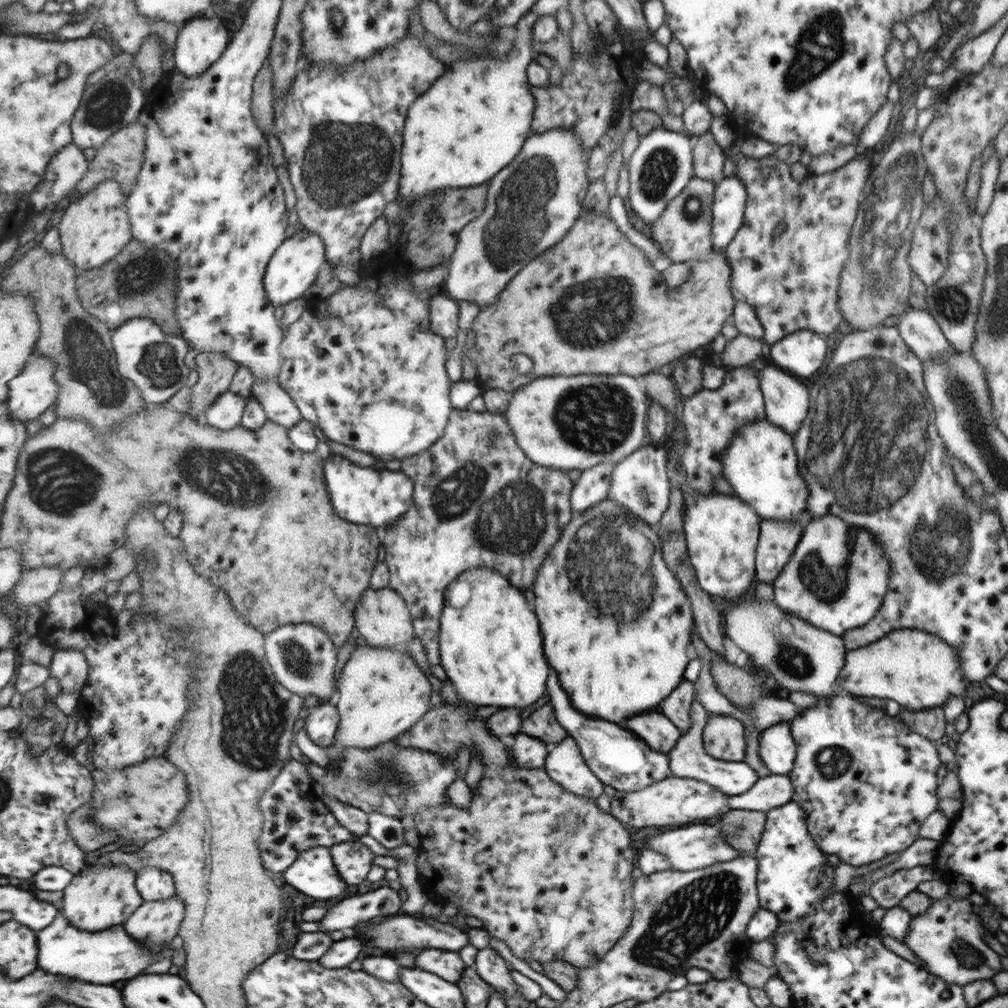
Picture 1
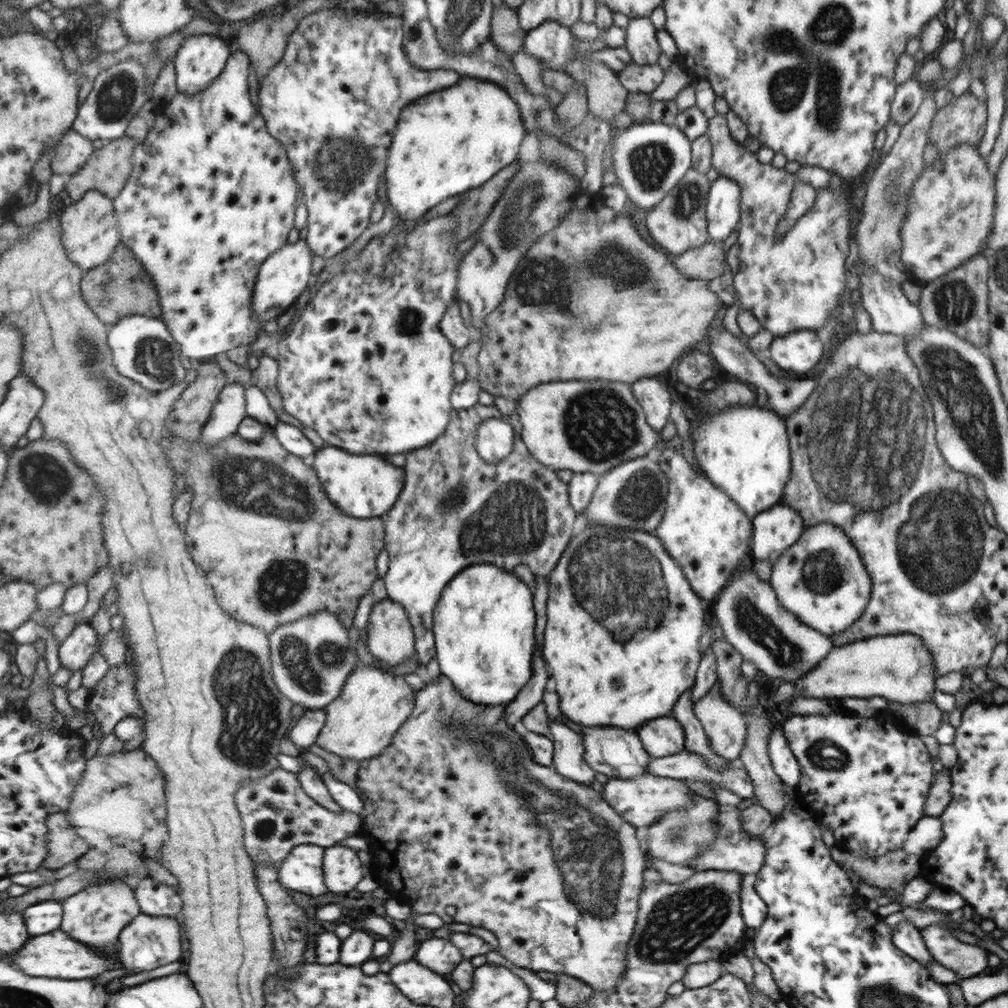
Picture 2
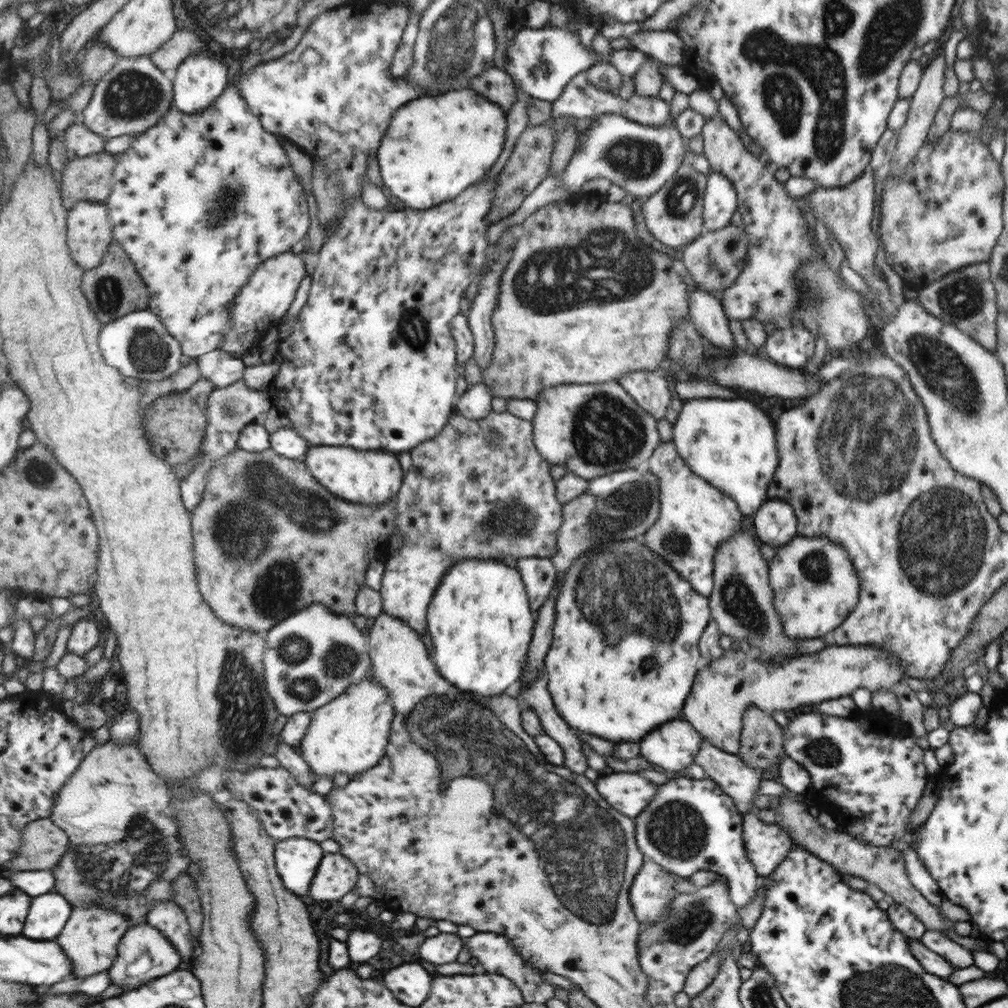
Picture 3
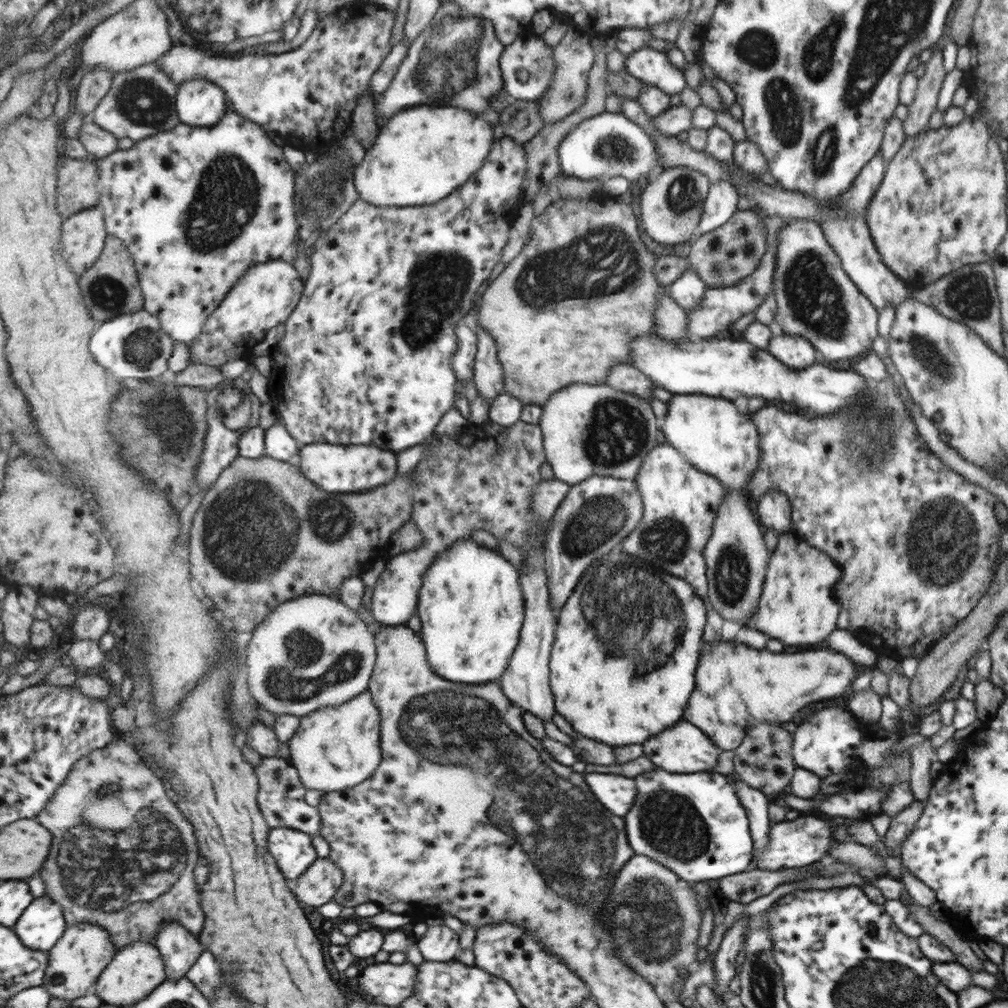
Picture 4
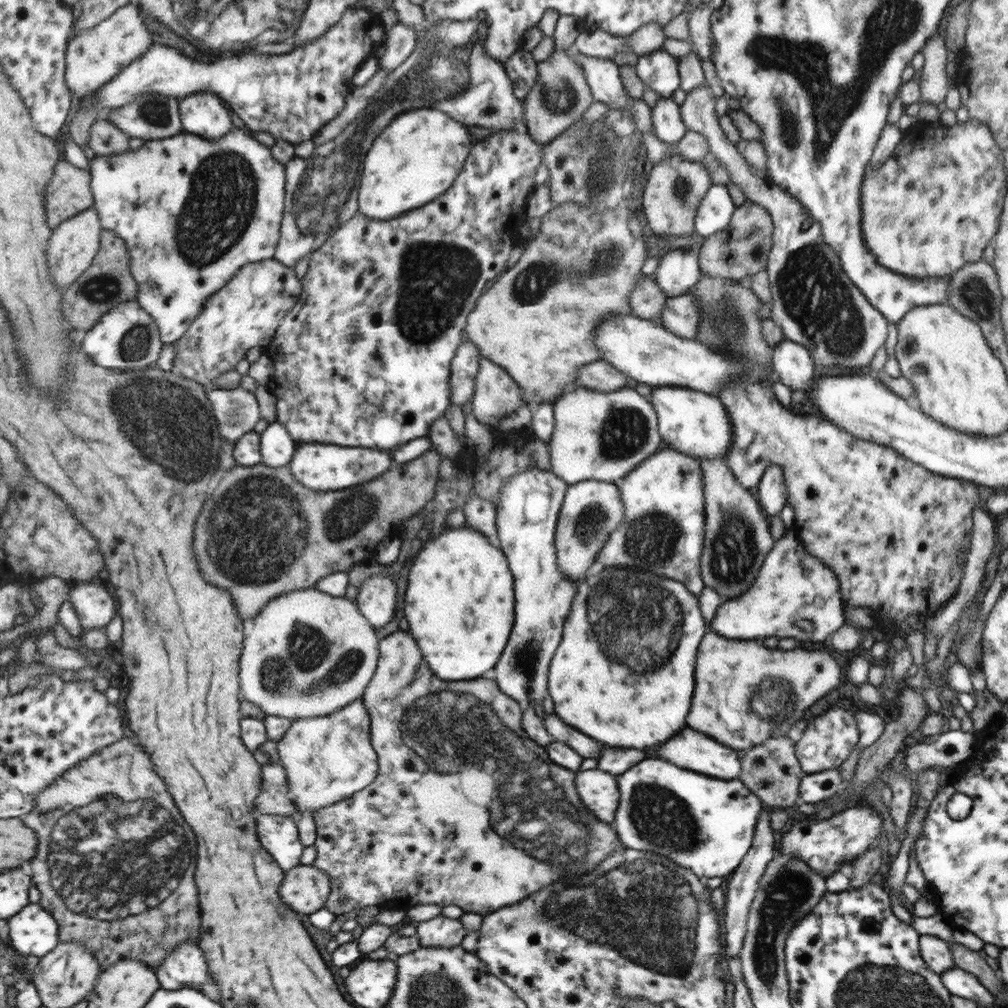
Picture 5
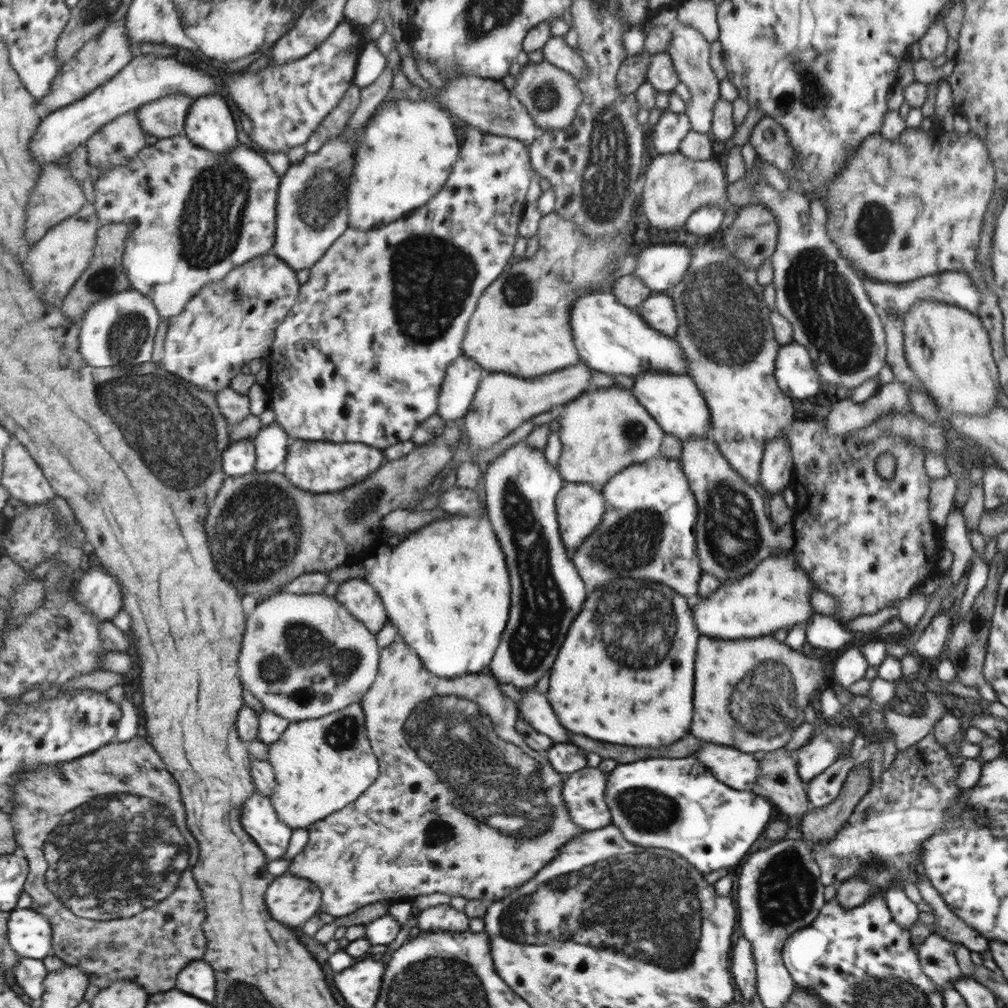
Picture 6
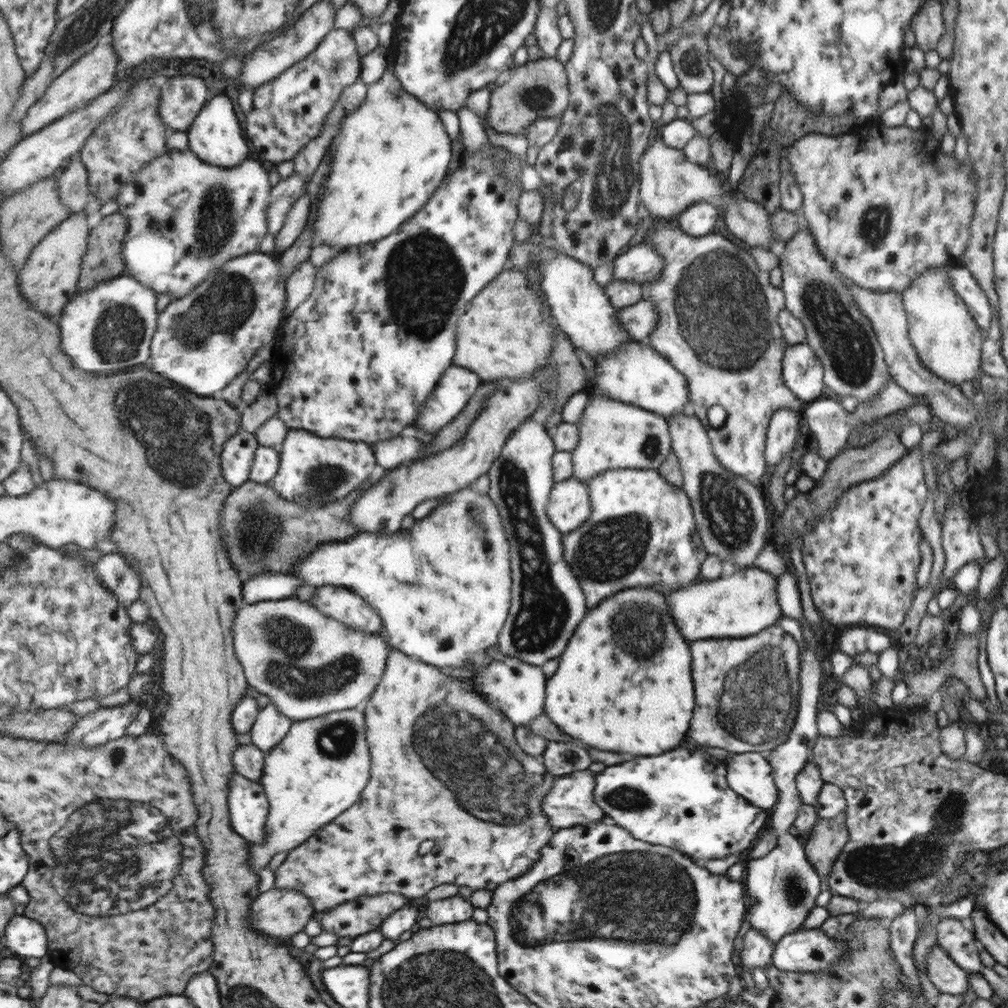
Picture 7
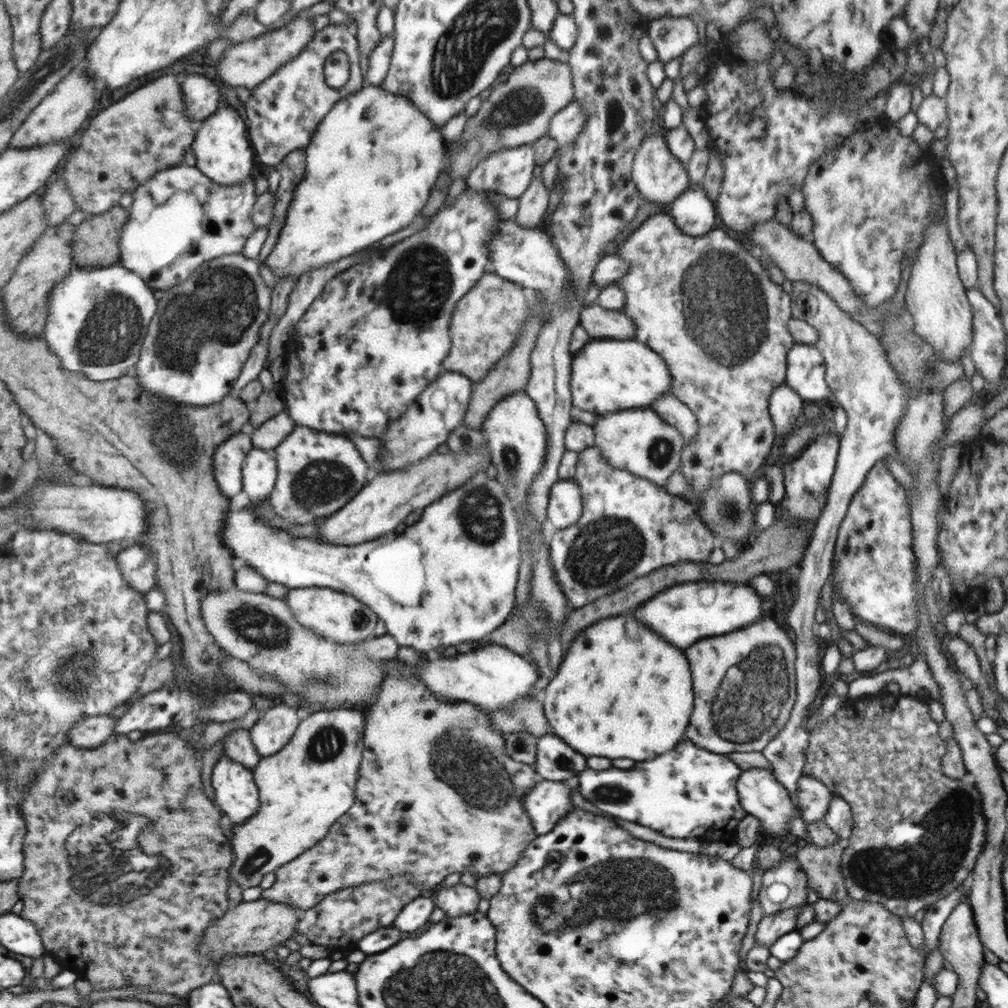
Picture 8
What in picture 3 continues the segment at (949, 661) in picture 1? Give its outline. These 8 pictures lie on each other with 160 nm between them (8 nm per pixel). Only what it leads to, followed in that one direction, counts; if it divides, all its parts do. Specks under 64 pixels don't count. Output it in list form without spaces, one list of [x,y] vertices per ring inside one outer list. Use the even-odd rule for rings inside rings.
[[[835,644],[813,655],[795,657],[777,665],[765,662],[761,657],[745,662],[744,654],[744,647],[730,650],[701,668],[682,708],[685,721],[703,740],[733,755],[740,751],[744,710],[748,706],[760,708],[767,714],[773,710],[784,712],[805,704],[851,696],[858,688],[866,688],[870,693],[880,688],[891,690],[906,675],[897,656],[875,648],[875,645]]]

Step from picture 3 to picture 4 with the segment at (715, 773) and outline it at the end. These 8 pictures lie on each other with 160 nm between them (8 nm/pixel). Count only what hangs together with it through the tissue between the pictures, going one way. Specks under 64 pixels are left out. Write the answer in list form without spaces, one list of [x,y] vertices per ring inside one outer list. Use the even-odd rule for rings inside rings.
[[[733,772],[726,774],[734,780],[734,788],[737,791],[737,801],[739,801],[748,817],[748,828],[751,831],[753,843],[753,858],[750,859],[749,867],[745,871],[757,869],[756,858],[765,850],[767,835],[771,826],[768,817],[768,803],[770,800],[761,794],[759,790],[747,786]]]

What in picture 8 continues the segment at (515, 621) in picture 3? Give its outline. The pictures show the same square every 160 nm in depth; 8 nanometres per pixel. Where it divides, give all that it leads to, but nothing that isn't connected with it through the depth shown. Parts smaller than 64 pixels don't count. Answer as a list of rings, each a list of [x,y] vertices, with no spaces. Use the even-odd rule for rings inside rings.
[[[480,470],[478,474],[474,474],[472,478],[466,480],[462,486],[458,486],[449,494],[443,496],[443,498],[436,500],[436,502],[420,511],[419,514],[408,522],[407,528],[403,533],[385,535],[365,544],[337,546],[337,544],[325,544],[325,542],[319,542],[309,537],[296,539],[289,532],[283,531],[283,528],[275,529],[275,527],[269,526],[267,522],[259,521],[257,513],[249,506],[237,510],[237,512],[230,512],[229,510],[227,517],[225,517],[225,527],[223,527],[223,535],[221,536],[223,536],[225,546],[231,550],[233,558],[244,559],[245,564],[255,567],[259,574],[263,574],[271,582],[283,585],[289,590],[326,587],[357,597],[357,600],[369,605],[369,608],[372,608],[378,614],[387,628],[386,634],[394,636],[399,645],[411,647],[411,649],[418,651],[421,656],[426,652],[434,655],[434,650],[441,648],[441,646],[445,648],[450,646],[455,647],[457,644],[463,644],[463,642],[467,641],[481,641],[483,636],[487,636],[501,622],[505,622],[509,614],[514,610],[513,600],[516,600],[516,596],[513,596],[513,590],[516,590],[515,580],[517,580],[517,566],[519,566],[519,542],[523,542],[523,540],[519,540],[515,518],[513,518],[513,508],[507,502],[507,496],[504,495],[504,488],[502,488],[499,482],[493,482],[491,478],[487,478],[485,470]]]

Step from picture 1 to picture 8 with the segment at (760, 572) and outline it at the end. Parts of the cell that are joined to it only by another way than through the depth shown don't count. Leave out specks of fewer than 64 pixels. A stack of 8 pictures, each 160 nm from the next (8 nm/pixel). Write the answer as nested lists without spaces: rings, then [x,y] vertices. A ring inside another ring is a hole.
[[[782,383],[771,391],[768,400],[768,413],[772,422],[775,436],[780,441],[792,432],[797,422],[797,416],[801,414],[803,402],[787,383]]]

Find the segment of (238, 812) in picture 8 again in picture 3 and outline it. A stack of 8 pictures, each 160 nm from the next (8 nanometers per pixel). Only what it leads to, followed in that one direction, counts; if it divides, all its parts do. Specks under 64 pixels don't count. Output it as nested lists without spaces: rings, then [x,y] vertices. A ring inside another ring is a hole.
[[[297,837],[277,841],[276,863],[284,885],[308,898],[325,854],[315,840]]]

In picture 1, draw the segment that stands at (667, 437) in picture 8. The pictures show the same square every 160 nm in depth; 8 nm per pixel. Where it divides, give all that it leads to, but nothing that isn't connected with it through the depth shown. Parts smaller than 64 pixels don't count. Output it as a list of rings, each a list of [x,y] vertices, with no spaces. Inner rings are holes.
[[[624,374],[542,376],[517,387],[509,399],[503,421],[515,436],[516,445],[536,465],[562,471],[585,470],[599,463],[617,464],[639,449],[647,425],[647,402],[639,384]]]

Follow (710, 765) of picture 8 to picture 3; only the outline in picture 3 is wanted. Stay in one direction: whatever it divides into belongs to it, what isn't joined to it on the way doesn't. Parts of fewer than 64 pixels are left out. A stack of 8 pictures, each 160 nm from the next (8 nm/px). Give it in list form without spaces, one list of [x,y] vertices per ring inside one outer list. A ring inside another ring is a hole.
[[[673,777],[657,787],[652,802],[635,820],[636,844],[645,860],[661,865],[671,875],[687,878],[704,870],[725,877],[737,907],[755,898],[754,866],[745,856],[743,820],[732,798],[709,777]]]

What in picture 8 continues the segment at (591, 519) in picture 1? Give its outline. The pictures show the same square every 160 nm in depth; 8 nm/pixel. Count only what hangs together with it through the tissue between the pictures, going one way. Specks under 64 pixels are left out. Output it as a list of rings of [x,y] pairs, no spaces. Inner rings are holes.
[[[633,612],[594,622],[570,642],[557,672],[542,690],[542,711],[551,733],[583,756],[603,756],[609,760],[631,758],[641,762],[674,750],[694,707],[689,668],[683,652],[665,642],[661,635],[649,630],[639,619],[635,620]]]

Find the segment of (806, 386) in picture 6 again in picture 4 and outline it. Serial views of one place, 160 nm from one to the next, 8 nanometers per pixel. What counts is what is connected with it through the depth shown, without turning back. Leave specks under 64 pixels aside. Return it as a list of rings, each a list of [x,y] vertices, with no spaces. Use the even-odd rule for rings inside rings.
[[[773,333],[766,351],[790,369],[802,369],[813,362],[813,344],[805,337]]]

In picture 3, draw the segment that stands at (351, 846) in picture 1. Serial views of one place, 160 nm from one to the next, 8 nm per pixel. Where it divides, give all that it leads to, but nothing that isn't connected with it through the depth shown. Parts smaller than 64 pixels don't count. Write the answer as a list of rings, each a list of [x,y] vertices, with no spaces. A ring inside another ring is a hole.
[[[340,851],[325,854],[308,898],[341,902],[343,896],[354,890],[359,879],[360,870],[348,856]]]

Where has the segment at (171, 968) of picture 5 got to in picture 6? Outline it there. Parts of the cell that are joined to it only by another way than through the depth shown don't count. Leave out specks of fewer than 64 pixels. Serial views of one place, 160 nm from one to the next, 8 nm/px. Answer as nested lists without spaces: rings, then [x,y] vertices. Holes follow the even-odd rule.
[[[204,958],[187,964],[177,978],[177,989],[215,1006],[217,1002],[216,972]]]

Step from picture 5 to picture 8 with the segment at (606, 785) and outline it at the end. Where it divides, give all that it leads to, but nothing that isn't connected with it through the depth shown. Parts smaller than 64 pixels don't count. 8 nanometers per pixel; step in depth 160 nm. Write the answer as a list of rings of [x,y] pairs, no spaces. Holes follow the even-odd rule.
[[[542,779],[522,798],[522,807],[533,824],[536,836],[551,831],[558,820],[574,808],[569,787],[563,781]]]

